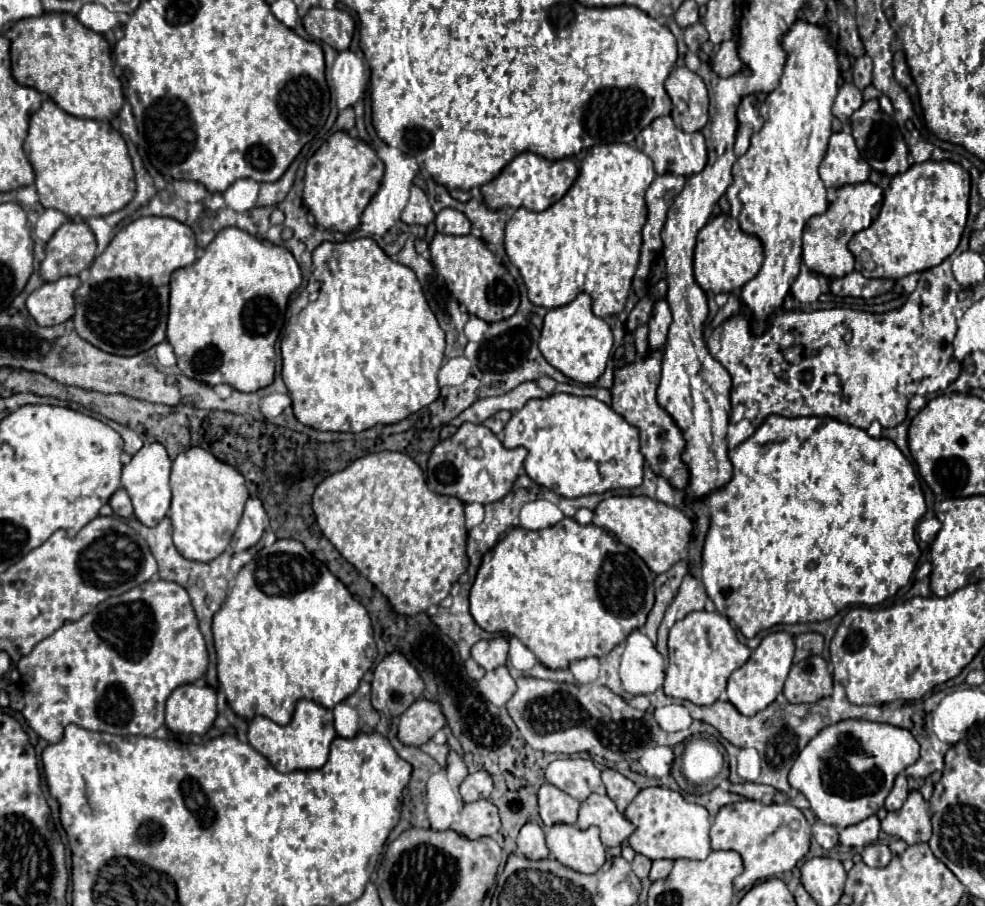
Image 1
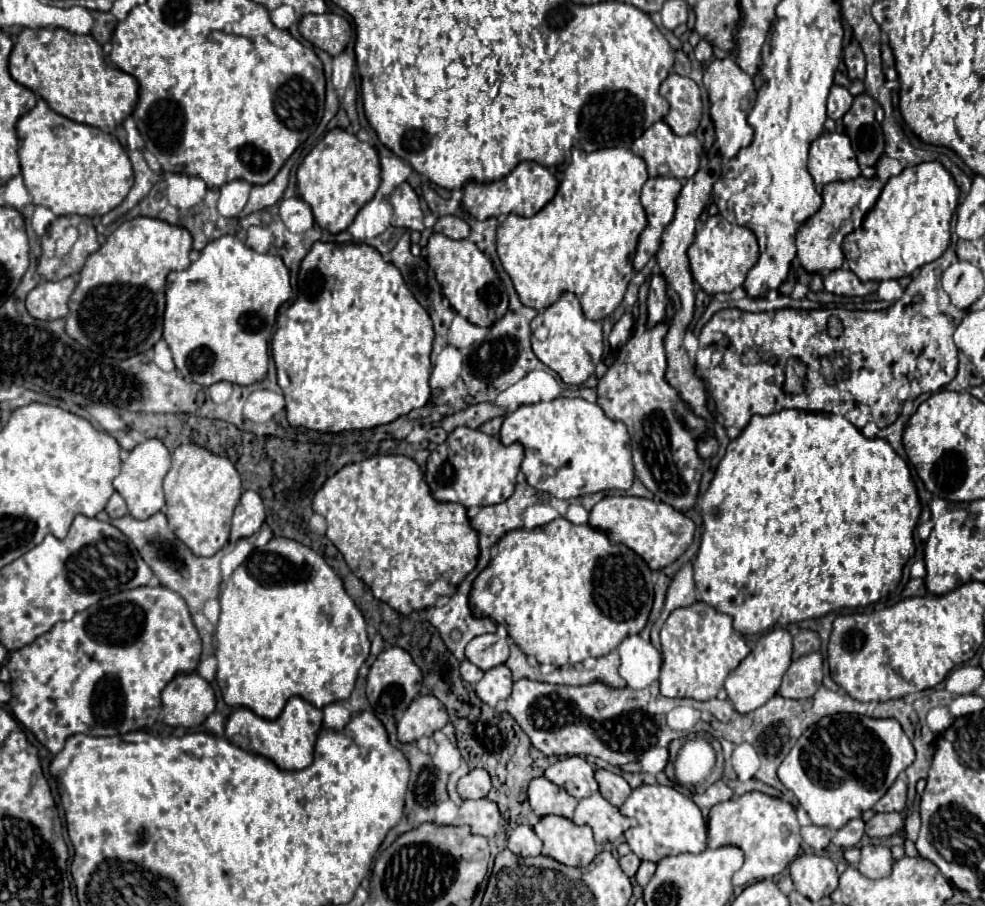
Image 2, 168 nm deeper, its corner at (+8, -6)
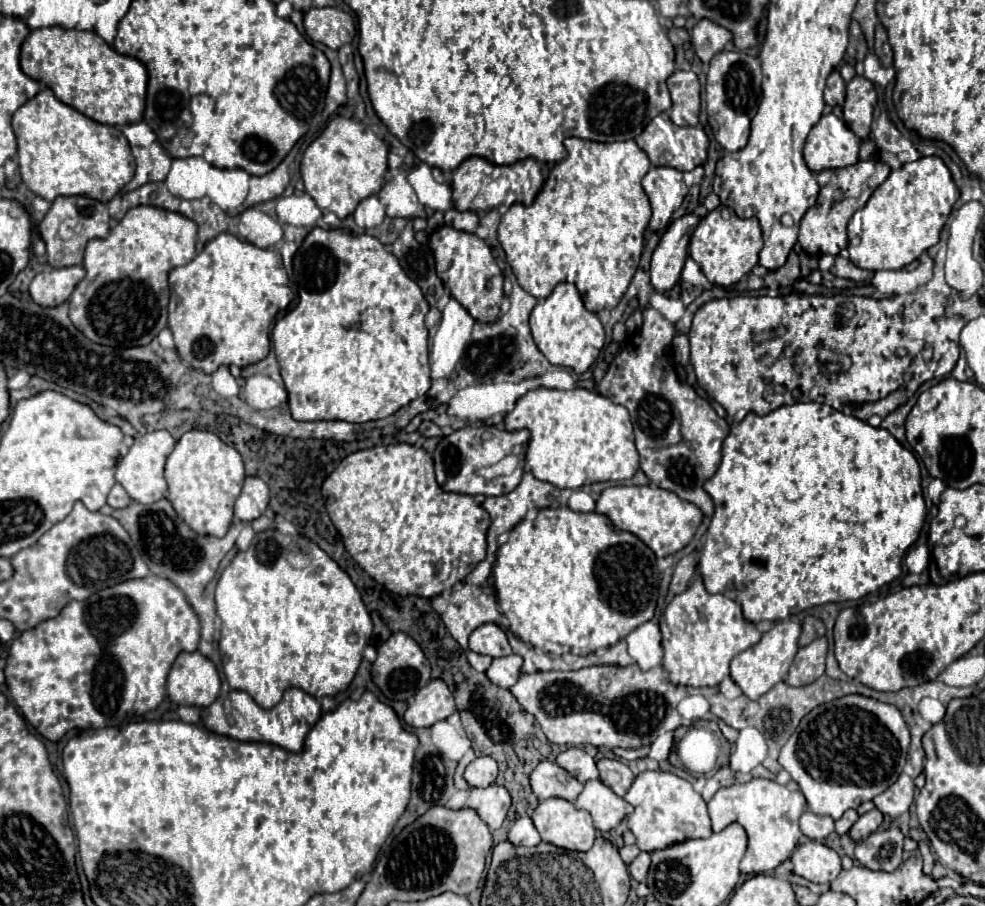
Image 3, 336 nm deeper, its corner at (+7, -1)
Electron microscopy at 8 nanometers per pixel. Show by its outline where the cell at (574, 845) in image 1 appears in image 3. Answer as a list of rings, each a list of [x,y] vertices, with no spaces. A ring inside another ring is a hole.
[[[547,798],[541,800],[539,806],[533,810],[531,820],[535,828],[539,830],[541,838],[549,844],[555,844],[565,850],[589,850],[595,842],[595,826],[591,822],[591,816],[585,810],[577,810],[573,802],[563,798]]]

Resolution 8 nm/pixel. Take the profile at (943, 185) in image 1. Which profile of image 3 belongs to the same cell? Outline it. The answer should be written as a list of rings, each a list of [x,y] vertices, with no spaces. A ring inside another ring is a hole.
[[[925,156],[893,170],[881,188],[877,188],[867,200],[865,208],[849,221],[847,250],[853,264],[877,272],[901,270],[915,262],[921,252],[939,242],[941,228],[945,226],[957,198],[959,190],[939,156]]]

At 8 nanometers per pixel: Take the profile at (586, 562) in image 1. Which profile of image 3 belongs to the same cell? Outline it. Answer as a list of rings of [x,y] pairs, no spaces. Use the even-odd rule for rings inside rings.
[[[567,506],[541,508],[533,522],[521,520],[511,530],[509,540],[497,550],[493,576],[500,611],[509,620],[509,630],[519,634],[523,642],[557,656],[569,652],[585,656],[597,648],[613,646],[633,628],[653,618],[657,606],[657,576],[661,576],[655,564],[657,558],[635,534],[615,530],[607,520],[603,514],[573,512]]]

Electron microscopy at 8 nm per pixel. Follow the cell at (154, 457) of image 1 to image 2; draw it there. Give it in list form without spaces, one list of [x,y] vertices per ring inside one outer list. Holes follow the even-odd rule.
[[[148,439],[130,451],[130,457],[122,463],[120,475],[114,479],[114,489],[124,497],[128,511],[134,519],[148,519],[164,507],[162,481],[170,469],[170,453],[158,439]]]

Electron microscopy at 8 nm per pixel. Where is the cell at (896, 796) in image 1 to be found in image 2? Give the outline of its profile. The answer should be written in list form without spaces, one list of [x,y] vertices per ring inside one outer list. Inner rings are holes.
[[[896,779],[894,785],[888,789],[888,793],[874,805],[876,813],[890,813],[890,811],[902,811],[906,805],[906,781]]]

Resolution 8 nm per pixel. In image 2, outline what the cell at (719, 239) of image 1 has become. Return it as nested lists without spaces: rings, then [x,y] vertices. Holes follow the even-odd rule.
[[[714,215],[708,217],[708,221],[696,233],[694,243],[688,247],[688,257],[690,257],[692,277],[702,287],[704,293],[708,295],[730,293],[744,283],[746,273],[756,265],[758,243],[750,229],[732,225],[722,215]]]

